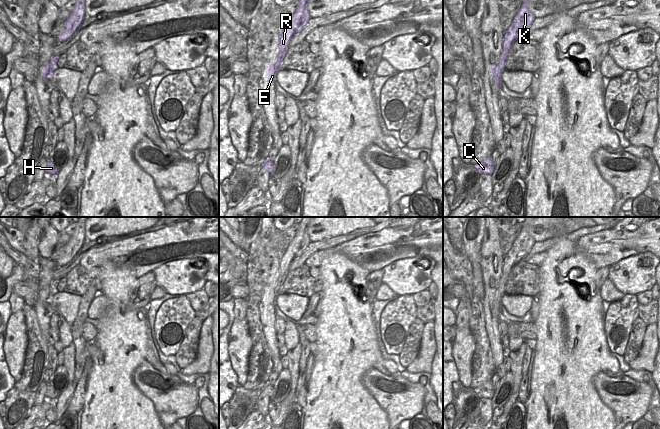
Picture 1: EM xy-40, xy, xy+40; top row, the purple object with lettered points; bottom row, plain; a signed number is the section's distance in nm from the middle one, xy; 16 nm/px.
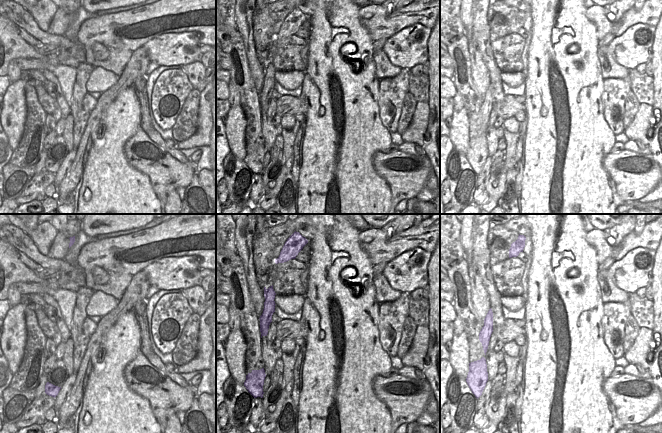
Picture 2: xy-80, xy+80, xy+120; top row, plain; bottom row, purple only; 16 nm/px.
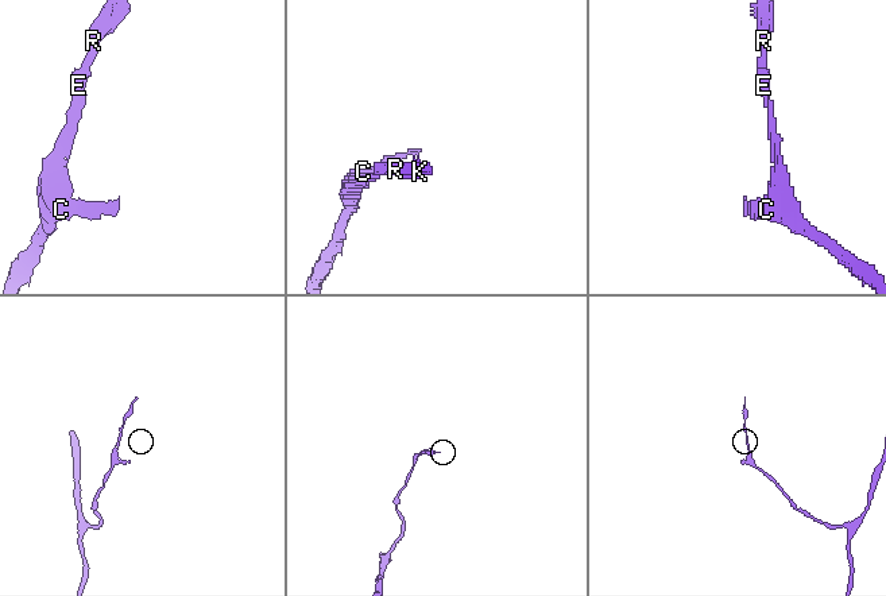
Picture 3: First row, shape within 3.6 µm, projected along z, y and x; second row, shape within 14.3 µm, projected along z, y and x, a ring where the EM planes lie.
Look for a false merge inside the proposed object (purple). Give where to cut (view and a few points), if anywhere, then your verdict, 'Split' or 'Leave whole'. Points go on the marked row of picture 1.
No split. Leave whole

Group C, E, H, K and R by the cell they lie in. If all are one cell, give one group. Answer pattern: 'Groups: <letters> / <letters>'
Groups: C E H K R

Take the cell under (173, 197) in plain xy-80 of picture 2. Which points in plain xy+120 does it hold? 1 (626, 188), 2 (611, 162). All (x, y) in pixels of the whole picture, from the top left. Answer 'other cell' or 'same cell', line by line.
1: other cell
2: other cell

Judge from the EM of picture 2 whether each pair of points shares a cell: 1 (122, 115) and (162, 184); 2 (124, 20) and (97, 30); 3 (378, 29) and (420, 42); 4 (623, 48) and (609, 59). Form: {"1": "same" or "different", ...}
{"1": "different", "2": "same", "3": "different", "4": "different"}

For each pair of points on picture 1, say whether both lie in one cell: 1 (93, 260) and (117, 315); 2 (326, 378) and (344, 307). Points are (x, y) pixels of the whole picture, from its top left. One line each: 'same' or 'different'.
1: different
2: same

